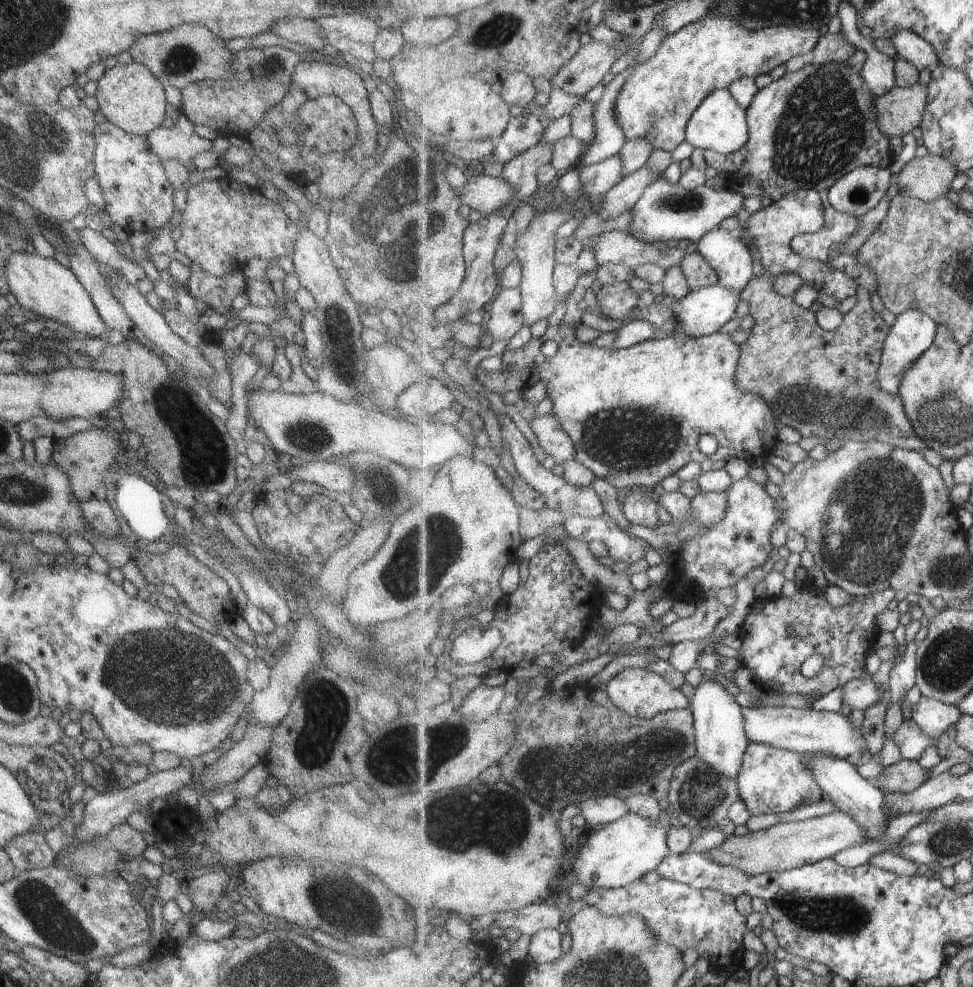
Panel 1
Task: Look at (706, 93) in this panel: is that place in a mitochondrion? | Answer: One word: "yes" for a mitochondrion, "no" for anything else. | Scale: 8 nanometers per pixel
no

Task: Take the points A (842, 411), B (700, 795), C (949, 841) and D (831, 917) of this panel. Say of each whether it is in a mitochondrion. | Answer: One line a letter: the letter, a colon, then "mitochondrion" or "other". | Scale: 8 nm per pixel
A: mitochondrion
B: mitochondrion
C: mitochondrion
D: mitochondrion

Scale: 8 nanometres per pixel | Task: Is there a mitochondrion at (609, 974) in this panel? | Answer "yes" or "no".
yes

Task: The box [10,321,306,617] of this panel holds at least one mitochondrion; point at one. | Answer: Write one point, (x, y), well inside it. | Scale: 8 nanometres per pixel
(204, 457)

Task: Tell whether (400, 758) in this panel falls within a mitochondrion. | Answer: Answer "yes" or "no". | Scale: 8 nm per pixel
yes

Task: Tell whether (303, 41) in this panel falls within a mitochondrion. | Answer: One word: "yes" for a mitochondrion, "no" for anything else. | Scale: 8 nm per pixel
no

